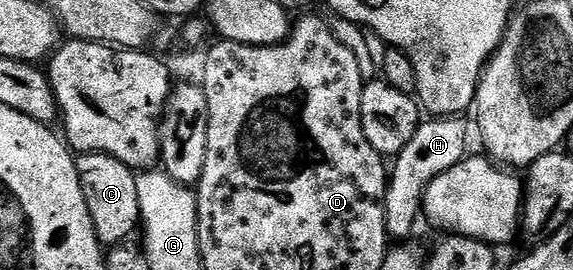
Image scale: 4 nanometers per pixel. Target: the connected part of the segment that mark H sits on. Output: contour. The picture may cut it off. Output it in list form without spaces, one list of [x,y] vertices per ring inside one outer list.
[[[457,115],[436,116],[421,121],[416,130],[416,135],[412,136],[404,149],[395,157],[393,161],[390,177],[387,181],[385,204],[385,224],[387,235],[395,241],[405,241],[419,216],[422,214],[422,195],[424,195],[428,183],[438,175],[442,175],[448,168],[455,167],[456,164],[467,157],[468,151],[468,124],[466,118]]]

